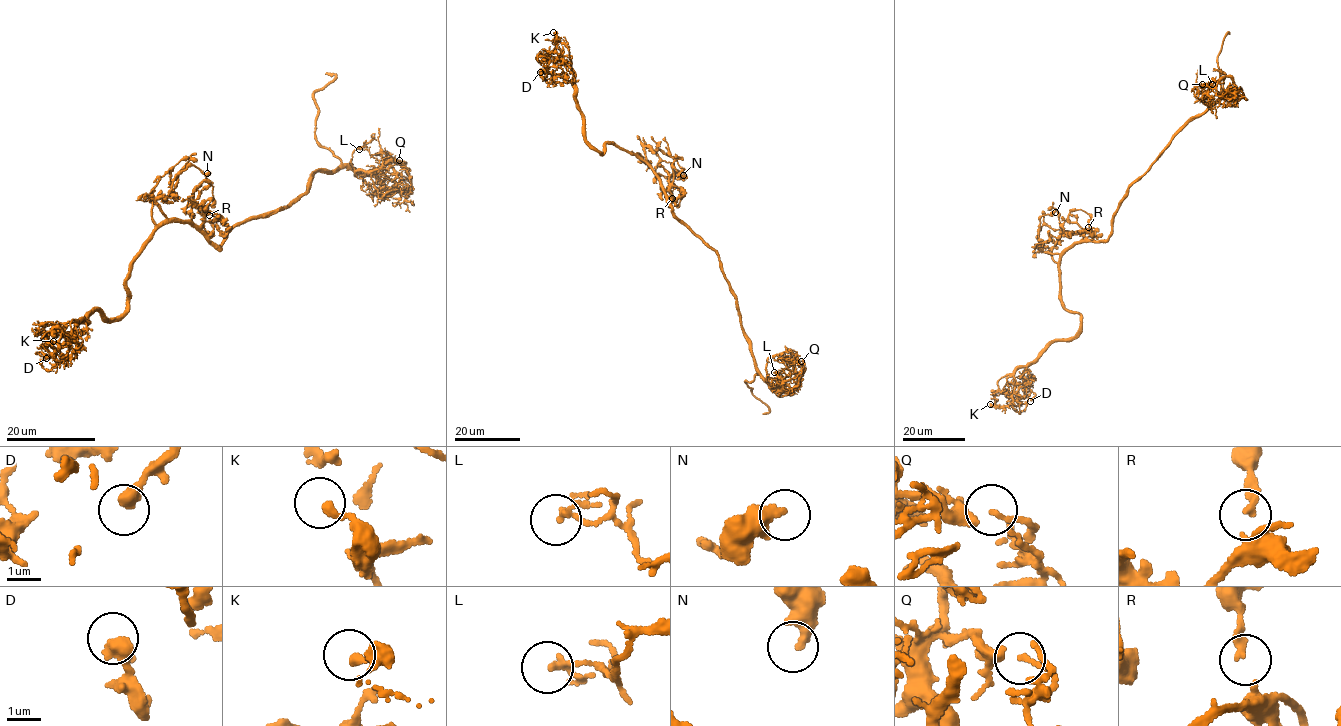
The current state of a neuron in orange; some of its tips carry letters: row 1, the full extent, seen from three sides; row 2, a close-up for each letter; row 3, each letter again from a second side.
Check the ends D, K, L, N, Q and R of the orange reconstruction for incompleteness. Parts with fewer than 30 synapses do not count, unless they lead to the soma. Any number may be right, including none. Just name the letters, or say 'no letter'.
no letter

